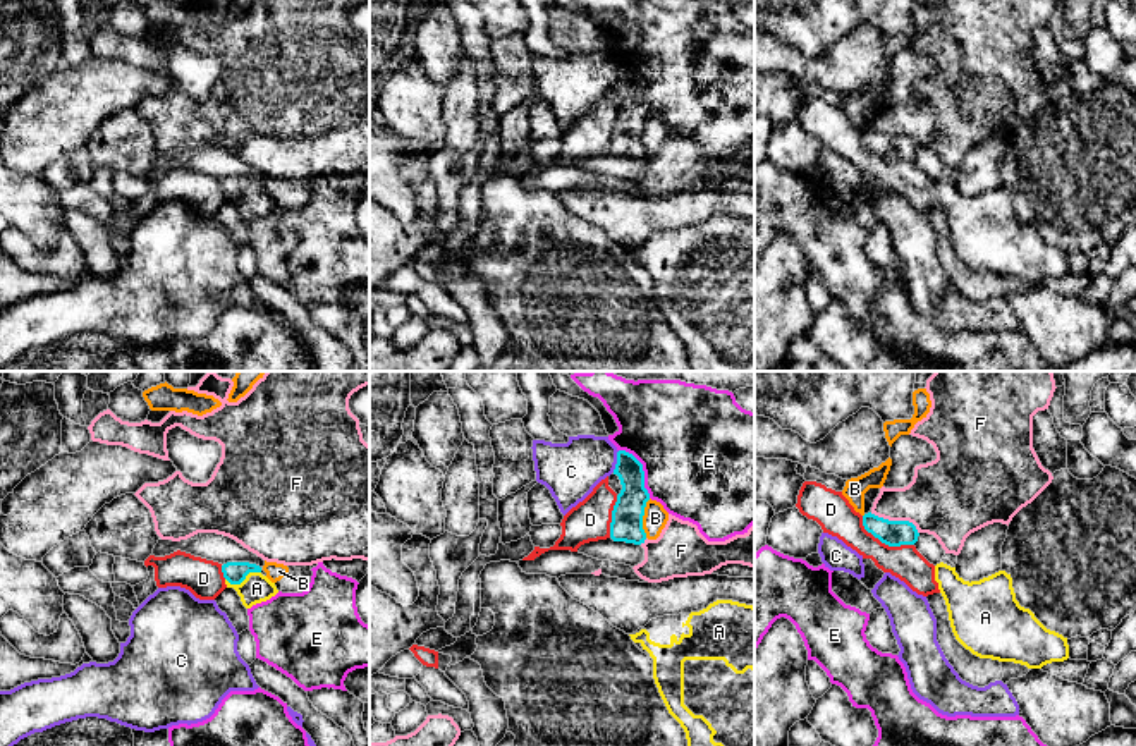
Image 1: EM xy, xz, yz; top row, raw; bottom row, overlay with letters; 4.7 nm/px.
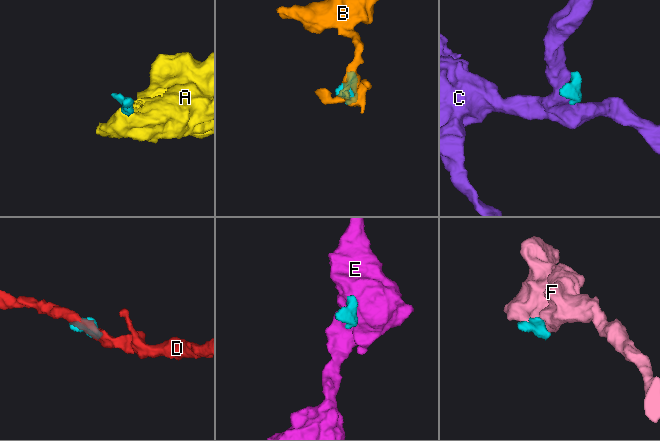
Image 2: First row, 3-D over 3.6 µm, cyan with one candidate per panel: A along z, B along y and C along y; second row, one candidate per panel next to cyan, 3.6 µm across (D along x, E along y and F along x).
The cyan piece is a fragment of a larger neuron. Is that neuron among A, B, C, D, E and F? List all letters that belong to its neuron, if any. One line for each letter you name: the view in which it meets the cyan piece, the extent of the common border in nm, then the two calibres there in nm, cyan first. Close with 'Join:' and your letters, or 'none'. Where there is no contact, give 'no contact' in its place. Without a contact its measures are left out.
A: xy | 170 nm | 100/140 nm
Join: A

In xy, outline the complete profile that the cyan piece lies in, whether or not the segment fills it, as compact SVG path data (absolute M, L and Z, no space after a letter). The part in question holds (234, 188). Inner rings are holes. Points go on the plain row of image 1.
M249 177L222 180L227 203L234 203L246 223L266 217L278 208L275 198L261 189L261 182Z

